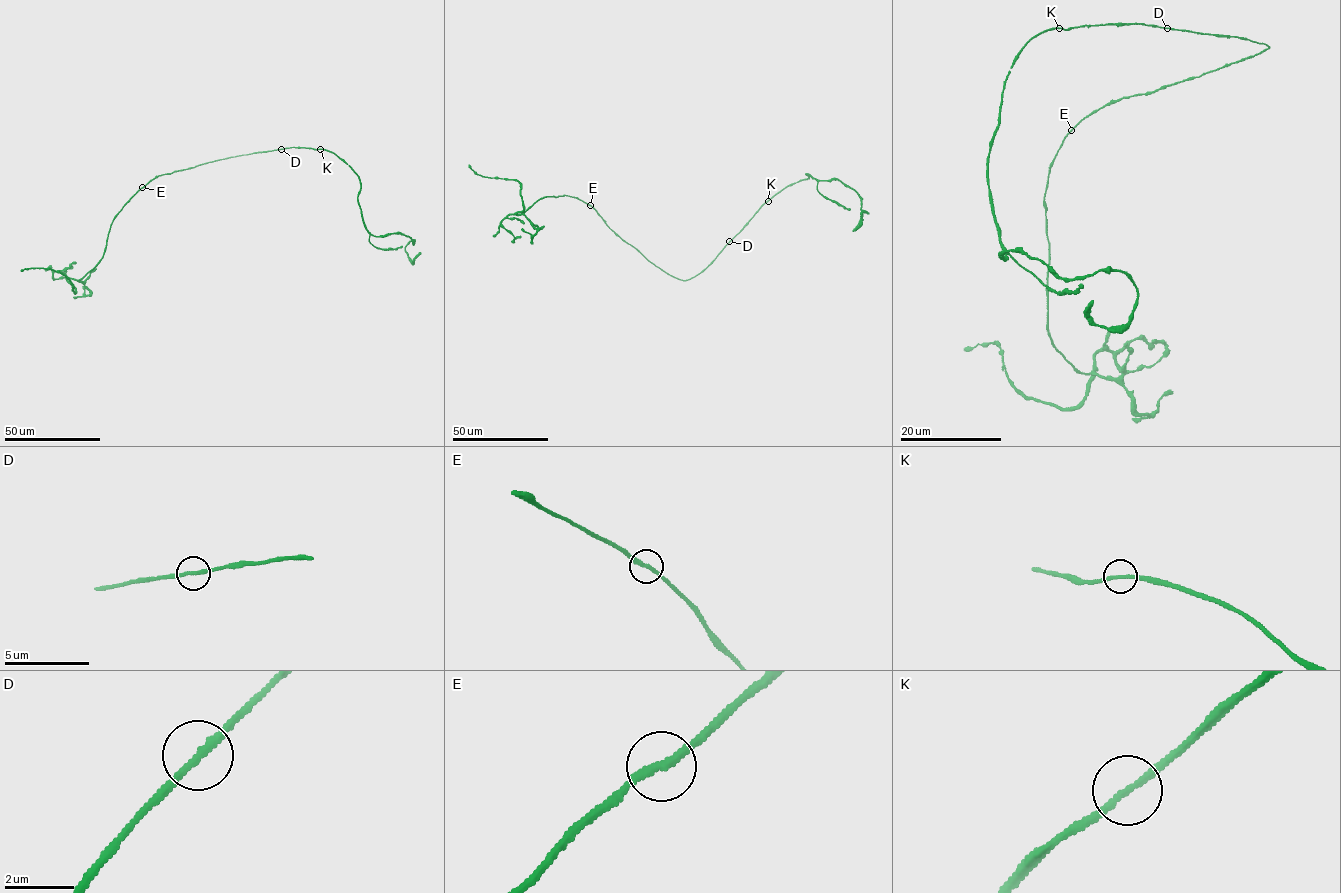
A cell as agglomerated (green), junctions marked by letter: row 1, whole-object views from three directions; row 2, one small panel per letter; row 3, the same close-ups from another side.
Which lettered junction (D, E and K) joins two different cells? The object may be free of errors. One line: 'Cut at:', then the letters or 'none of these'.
Cut at: none of these

